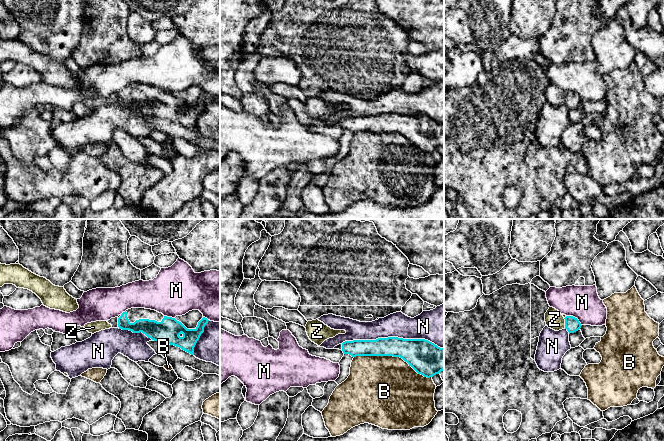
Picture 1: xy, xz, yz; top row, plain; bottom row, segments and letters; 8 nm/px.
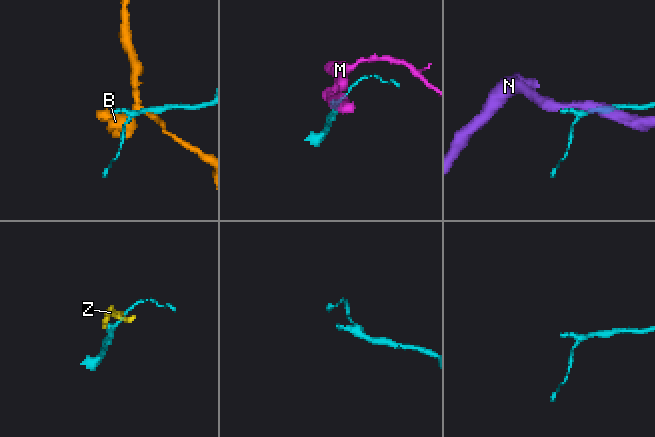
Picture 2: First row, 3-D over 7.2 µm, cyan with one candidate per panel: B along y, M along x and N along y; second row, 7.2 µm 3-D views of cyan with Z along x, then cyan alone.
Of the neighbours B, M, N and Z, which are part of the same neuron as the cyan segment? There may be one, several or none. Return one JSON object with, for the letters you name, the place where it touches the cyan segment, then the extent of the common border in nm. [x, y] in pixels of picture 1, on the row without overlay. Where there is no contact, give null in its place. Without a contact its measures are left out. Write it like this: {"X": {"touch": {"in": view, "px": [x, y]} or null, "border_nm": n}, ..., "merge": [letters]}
{"Z": {"touch": {"in": "yz", "px": [565, 99]}, "border_nm": 80}, "merge": ["Z"]}

